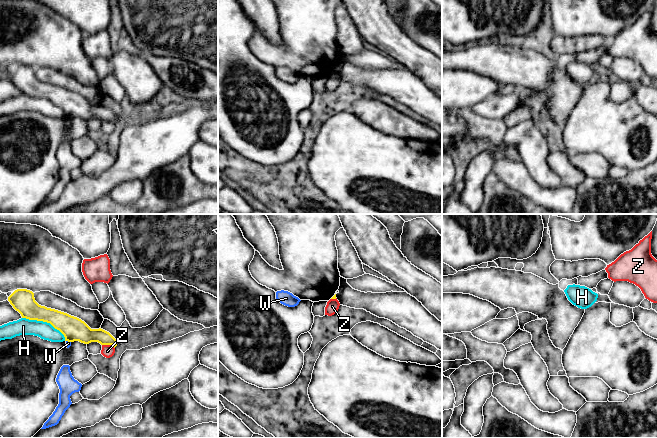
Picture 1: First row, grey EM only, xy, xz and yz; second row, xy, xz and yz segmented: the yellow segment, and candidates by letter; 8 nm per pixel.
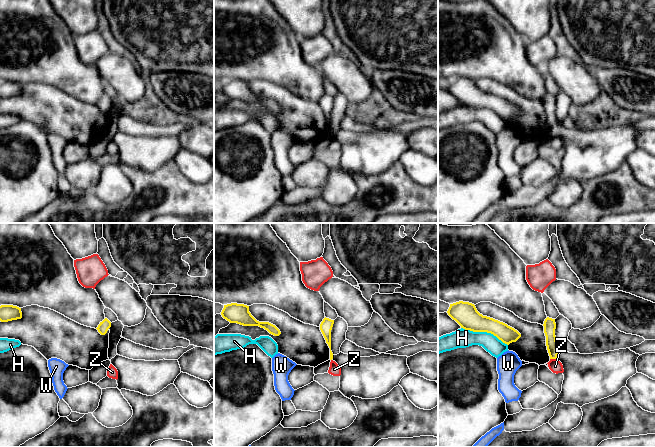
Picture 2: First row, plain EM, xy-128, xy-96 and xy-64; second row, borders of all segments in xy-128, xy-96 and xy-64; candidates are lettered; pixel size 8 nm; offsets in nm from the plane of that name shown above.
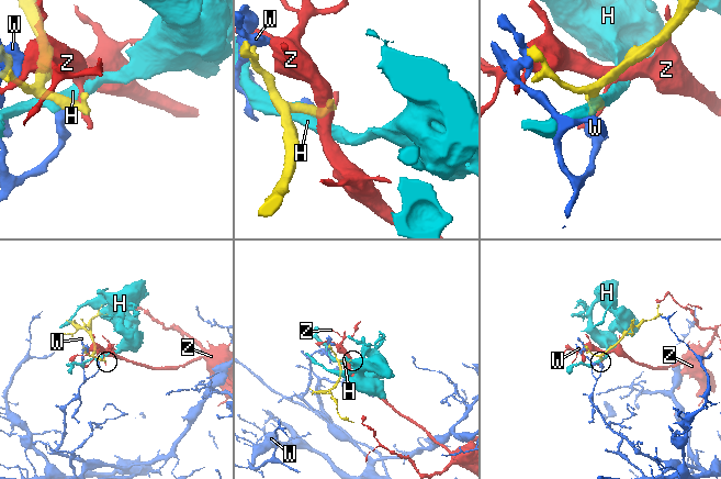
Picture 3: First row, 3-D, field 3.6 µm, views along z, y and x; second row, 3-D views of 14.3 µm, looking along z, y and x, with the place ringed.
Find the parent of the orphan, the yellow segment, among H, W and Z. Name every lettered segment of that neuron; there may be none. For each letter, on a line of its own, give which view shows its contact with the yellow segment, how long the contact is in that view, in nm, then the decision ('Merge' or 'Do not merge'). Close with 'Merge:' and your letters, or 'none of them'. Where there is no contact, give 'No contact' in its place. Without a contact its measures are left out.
H: Touches yellow in xy. Shared border 400 nm. Do not merge
W: Touches yellow in xy. Shared border 40 nm. Do not merge
Z: Touches yellow in xy. Shared border 110 nm. Do not merge
Merge: none of them

